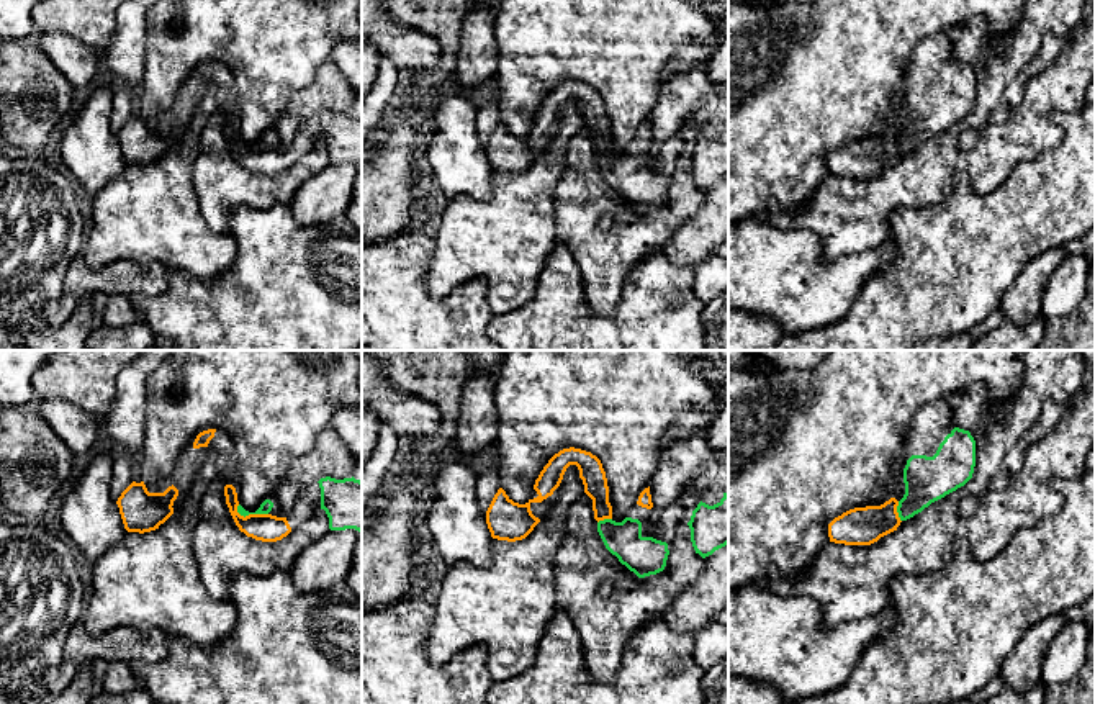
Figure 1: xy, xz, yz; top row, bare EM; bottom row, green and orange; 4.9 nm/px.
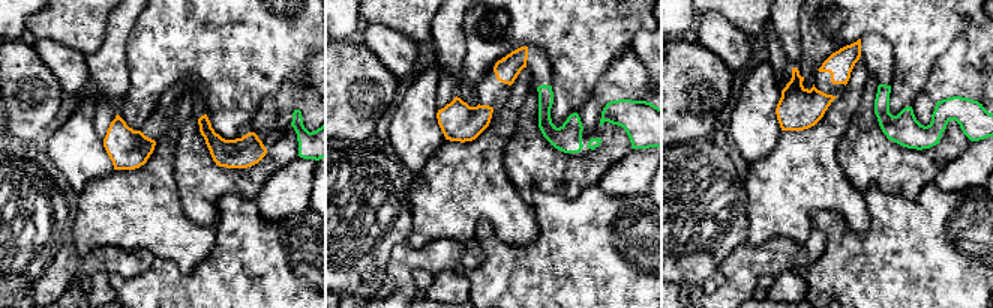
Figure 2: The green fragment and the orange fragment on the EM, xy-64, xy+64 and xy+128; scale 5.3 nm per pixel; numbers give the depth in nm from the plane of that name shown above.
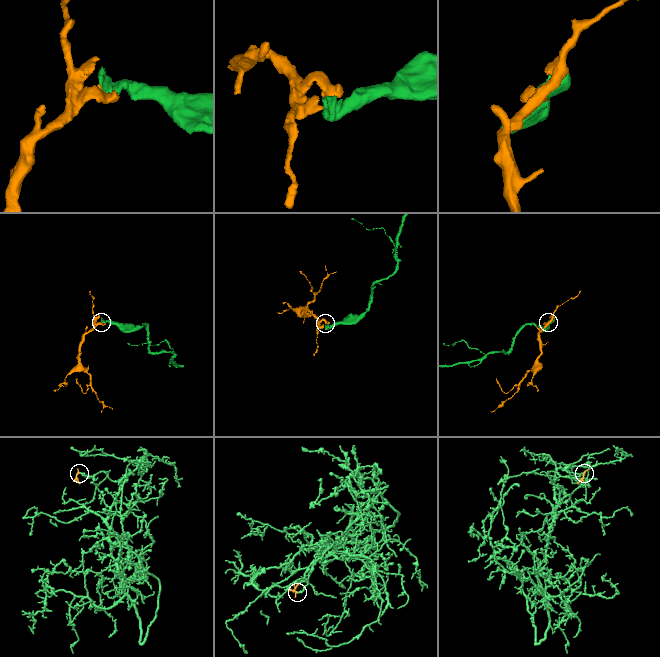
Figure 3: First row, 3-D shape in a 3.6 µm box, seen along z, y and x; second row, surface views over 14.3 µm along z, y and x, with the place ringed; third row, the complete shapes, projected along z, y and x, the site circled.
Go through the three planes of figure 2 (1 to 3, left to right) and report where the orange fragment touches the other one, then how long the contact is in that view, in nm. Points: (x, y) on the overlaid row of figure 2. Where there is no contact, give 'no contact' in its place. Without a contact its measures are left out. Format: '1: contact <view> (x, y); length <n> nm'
1: no contact
2: no contact
3: no contact

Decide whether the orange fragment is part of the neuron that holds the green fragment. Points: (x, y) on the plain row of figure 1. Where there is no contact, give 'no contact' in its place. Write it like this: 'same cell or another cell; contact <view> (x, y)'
same cell; contact xy (251, 146)

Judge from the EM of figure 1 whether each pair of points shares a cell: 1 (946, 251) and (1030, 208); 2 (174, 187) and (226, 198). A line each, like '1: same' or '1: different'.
1: same
2: different

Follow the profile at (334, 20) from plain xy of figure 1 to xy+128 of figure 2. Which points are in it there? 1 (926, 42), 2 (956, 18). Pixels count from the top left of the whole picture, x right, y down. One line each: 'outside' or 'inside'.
1: inside
2: inside

